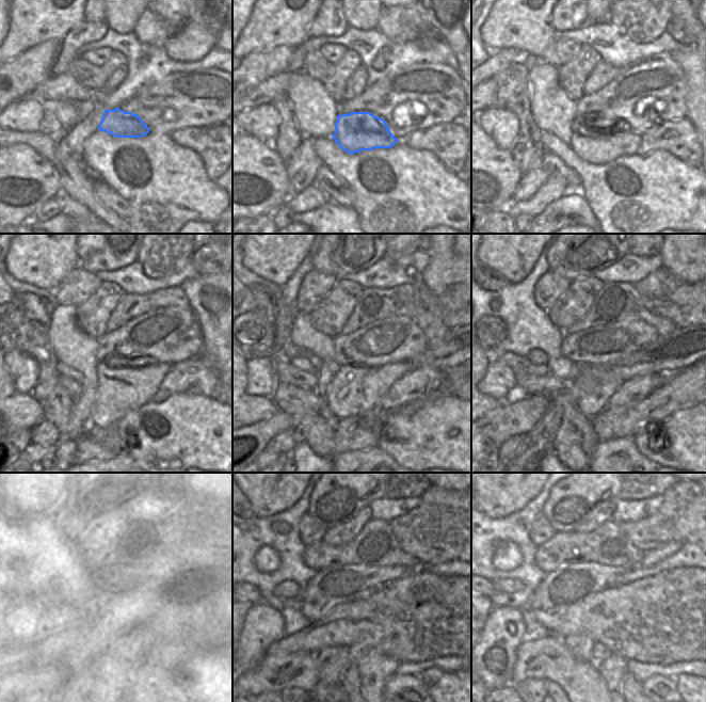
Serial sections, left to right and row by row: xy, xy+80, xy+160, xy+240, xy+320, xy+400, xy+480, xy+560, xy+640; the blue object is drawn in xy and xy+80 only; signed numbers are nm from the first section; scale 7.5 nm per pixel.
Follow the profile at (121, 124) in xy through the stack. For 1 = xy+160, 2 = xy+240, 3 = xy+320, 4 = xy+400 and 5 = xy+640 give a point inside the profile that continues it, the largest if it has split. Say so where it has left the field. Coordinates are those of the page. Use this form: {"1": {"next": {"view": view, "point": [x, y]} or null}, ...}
{"1": {"next": {"view": "xy+160", "point": [595, 140]}}, "2": {"next": {"view": "xy+240", "point": [121, 388]}}, "3": {"next": {"view": "xy+320", "point": [354, 389]}}, "4": {"next": {"view": "xy+400", "point": [592, 402]}}, "5": {"next": {"view": "xy+640", "point": [600, 653]}}}

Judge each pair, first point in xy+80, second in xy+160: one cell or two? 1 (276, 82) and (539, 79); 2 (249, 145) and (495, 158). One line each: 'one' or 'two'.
1: two
2: one

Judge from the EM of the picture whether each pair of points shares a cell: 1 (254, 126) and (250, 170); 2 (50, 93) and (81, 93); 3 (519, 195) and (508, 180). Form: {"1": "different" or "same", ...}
{"1": "different", "2": "same", "3": "different"}

